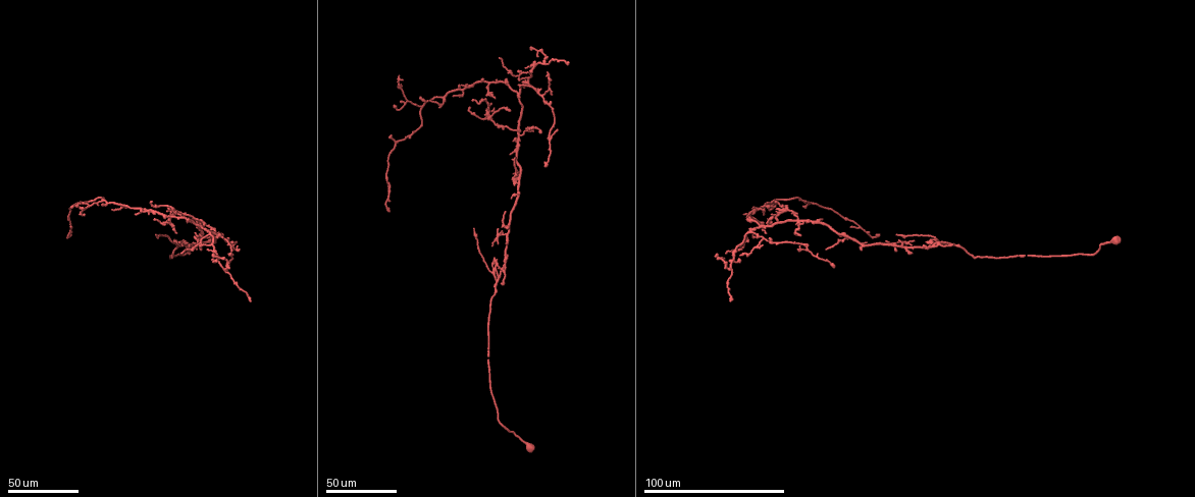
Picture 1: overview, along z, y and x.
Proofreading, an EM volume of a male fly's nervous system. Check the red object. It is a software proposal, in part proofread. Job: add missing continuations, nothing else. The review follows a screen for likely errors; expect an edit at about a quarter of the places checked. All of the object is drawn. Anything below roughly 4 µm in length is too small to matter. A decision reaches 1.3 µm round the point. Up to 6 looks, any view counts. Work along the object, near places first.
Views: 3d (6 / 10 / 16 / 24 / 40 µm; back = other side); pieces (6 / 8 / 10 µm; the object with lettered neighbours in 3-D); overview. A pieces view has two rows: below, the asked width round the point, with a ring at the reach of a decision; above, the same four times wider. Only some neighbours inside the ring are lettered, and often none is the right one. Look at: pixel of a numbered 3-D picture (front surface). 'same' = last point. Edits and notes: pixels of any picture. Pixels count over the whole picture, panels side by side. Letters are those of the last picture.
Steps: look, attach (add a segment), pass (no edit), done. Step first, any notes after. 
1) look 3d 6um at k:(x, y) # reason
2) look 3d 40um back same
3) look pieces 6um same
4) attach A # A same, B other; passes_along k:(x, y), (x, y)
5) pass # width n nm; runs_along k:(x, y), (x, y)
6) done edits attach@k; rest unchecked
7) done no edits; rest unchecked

look 3d 40um at 1:(144, 211) # an open end

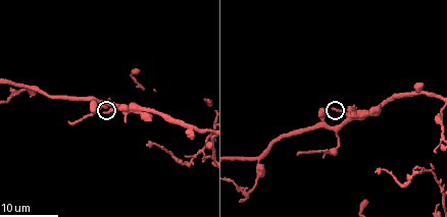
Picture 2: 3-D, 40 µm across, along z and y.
look pieces 8um at 2:(331, 108)

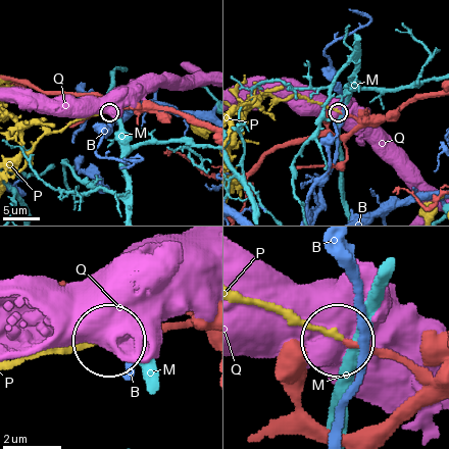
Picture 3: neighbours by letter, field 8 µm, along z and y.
pass # width 170 nm; B other, M other, P other, Q other; runs_along 3:(429, 352), (385, 359), (343, 340); no lettered segment goes on from it

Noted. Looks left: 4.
look 3d 40um at 1:(500, 59)

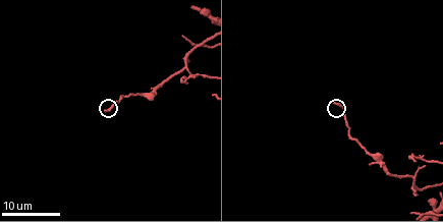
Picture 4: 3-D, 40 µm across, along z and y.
look pieces 8um at 4:(103, 109)

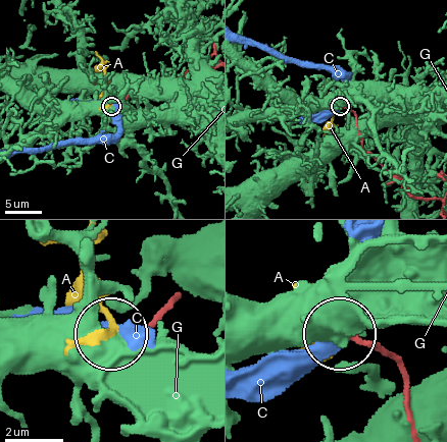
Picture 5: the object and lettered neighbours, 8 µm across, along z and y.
attach A # A same, C other, G other; it goes on there

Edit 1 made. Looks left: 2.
look 3d 40um at 1:(830, 227) # free end

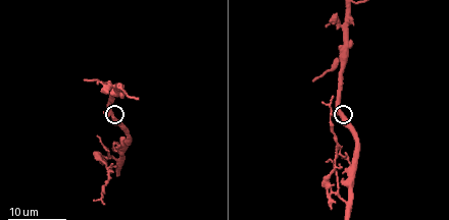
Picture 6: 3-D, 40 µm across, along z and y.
look pieces 6um at 6:(102, 112)

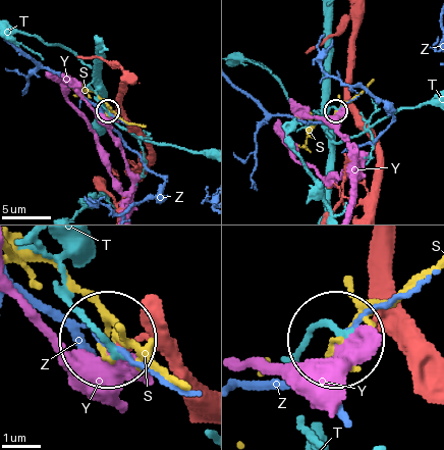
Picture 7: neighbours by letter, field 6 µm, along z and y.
pass # width 190 nm; S other, T other, Y other, Z other; runs_along 7:(421, 366), (392, 337), (346, 337); no lettered segment goes on from it

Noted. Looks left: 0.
done edits attach@5; rest unchecked

